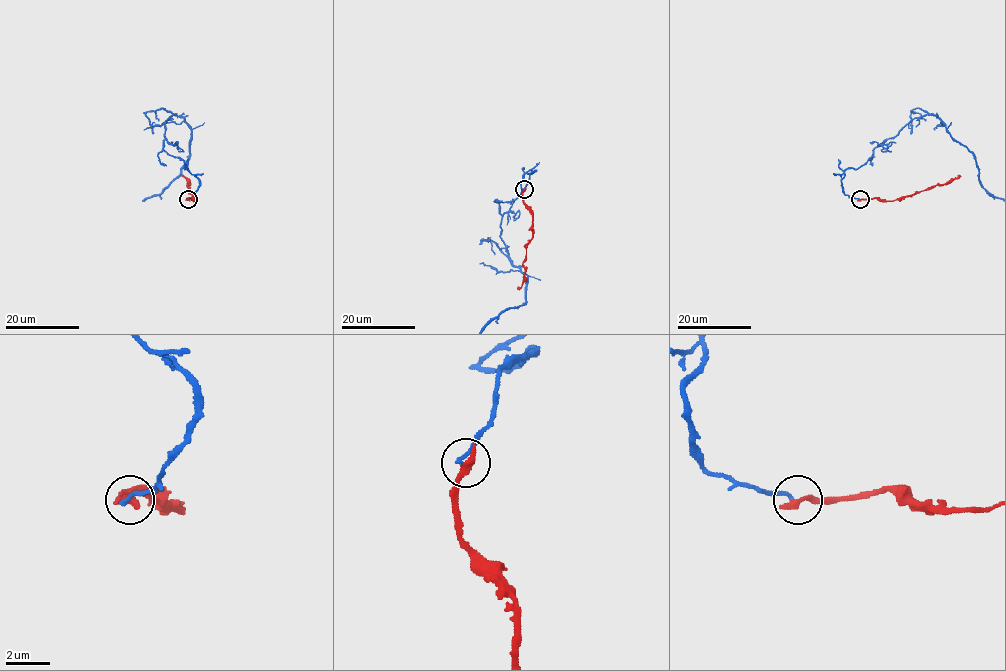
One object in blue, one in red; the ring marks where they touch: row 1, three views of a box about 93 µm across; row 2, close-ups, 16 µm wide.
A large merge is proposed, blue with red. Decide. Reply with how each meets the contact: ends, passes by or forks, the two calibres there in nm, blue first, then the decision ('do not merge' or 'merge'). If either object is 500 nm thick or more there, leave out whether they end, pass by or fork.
blue ends there; red ends there; 160 nm thick on the blue side, 320 nm on the other; do not merge

